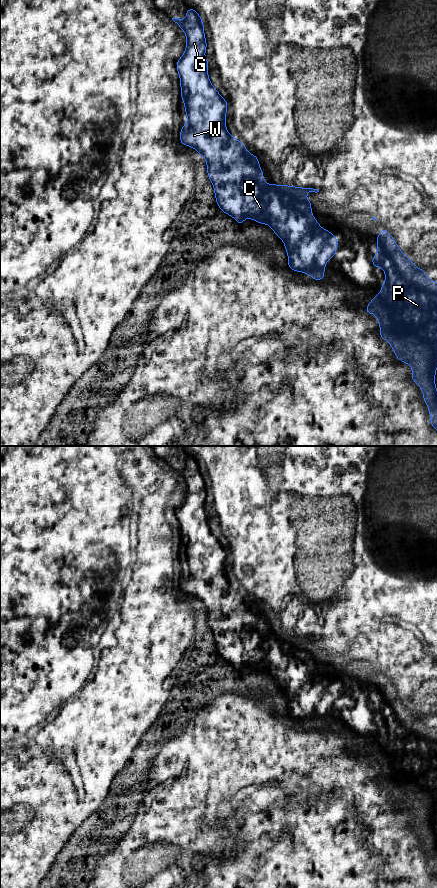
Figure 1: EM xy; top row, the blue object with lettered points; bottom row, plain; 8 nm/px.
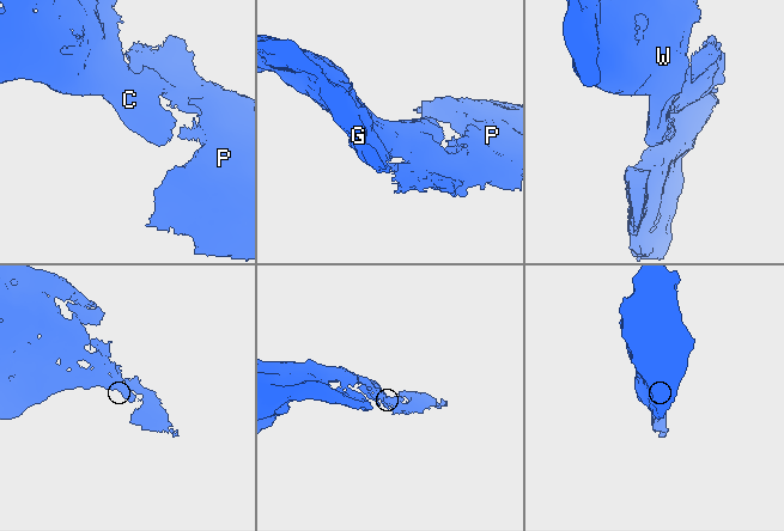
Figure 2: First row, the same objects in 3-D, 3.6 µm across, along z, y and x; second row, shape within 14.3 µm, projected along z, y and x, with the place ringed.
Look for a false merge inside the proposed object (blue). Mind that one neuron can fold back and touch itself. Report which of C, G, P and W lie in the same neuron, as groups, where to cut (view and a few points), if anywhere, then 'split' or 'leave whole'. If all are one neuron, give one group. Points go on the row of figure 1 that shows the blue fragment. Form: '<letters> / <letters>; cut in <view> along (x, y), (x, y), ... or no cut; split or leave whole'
C G P W; no cut; leave whole

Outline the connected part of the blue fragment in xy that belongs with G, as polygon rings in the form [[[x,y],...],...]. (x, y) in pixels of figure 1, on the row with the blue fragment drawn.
[[[189,7],[184,20],[172,20],[184,31],[187,38],[185,52],[176,63],[180,78],[180,96],[188,119],[180,129],[180,145],[194,148],[206,160],[207,175],[221,211],[235,218],[238,226],[243,224],[245,218],[269,225],[285,245],[288,268],[296,273],[310,275],[313,281],[324,280],[326,263],[336,255],[338,238],[322,228],[312,214],[312,203],[305,195],[319,191],[308,187],[287,186],[284,183],[278,186],[264,182],[259,158],[249,153],[226,128],[228,103],[212,85],[208,76],[209,62],[205,57],[207,41],[200,15]]]

